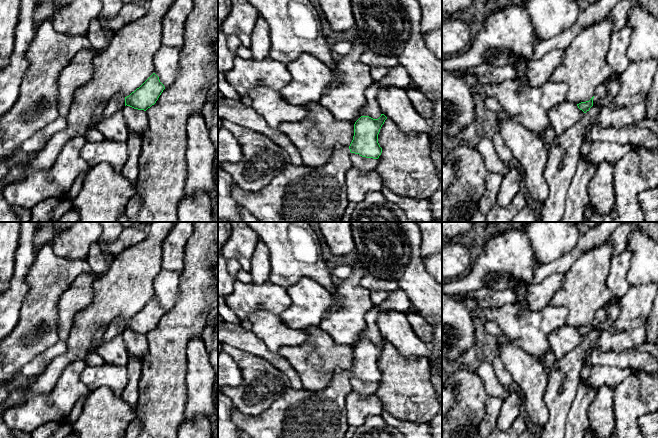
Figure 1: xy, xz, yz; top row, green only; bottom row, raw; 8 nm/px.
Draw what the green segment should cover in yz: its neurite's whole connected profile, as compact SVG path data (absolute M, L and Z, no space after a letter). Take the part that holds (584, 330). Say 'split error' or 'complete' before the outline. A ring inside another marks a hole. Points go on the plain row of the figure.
split error; M612 305L604 309L599 309L596 312L594 320L589 325L581 326L577 328L577 330L584 337L589 335L594 328L599 328L602 332L604 332L612 326L619 314L619 305Z

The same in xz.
split error; M384 338L378 343L361 340L354 348L354 360L350 370L337 368L325 389L312 392L303 388L289 388L259 415L245 415L234 408L233 423L251 438L344 438L349 428L346 398L351 391L350 380L355 377L366 382L379 382L382 372L378 367L378 358L386 343Z

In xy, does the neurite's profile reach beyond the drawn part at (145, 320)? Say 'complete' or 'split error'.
split error

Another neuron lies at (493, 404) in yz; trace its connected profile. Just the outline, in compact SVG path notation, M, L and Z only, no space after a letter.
M487 396L485 403L485 417L479 424L478 434L483 438L488 436L497 429L497 419L500 414L503 399L500 397Z

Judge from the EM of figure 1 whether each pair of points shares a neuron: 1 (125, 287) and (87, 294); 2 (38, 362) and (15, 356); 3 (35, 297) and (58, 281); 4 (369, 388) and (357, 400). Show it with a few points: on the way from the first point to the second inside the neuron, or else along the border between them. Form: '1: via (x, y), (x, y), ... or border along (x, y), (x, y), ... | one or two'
1: border along (96, 279), (93, 283), (93, 299), (78, 311) | two
2: border along (51, 347), (35, 356), (14, 376) | two
3: via (41, 293), (52, 282) | one
4: border along (351, 389), (360, 394), (375, 394) | two

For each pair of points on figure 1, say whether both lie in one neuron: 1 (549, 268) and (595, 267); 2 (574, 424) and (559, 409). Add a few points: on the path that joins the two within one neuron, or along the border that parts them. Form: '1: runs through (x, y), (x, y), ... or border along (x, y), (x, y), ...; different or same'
1: border along (585, 251), (564, 273); different
2: border along (576, 395), (569, 409), (564, 427); different

